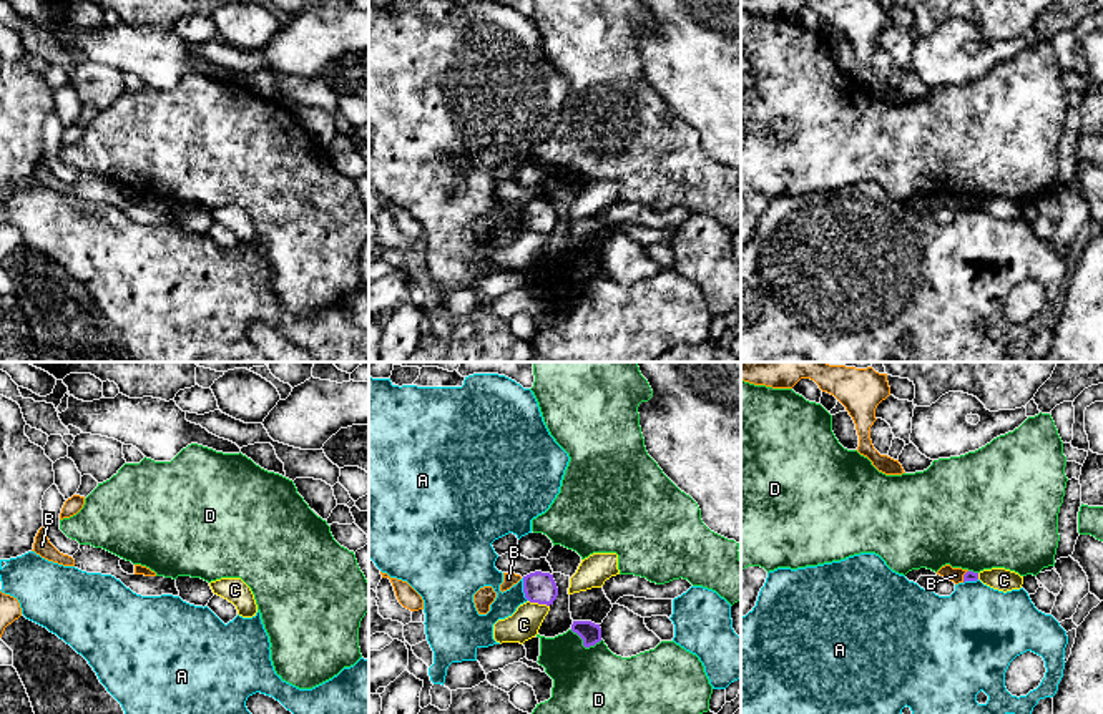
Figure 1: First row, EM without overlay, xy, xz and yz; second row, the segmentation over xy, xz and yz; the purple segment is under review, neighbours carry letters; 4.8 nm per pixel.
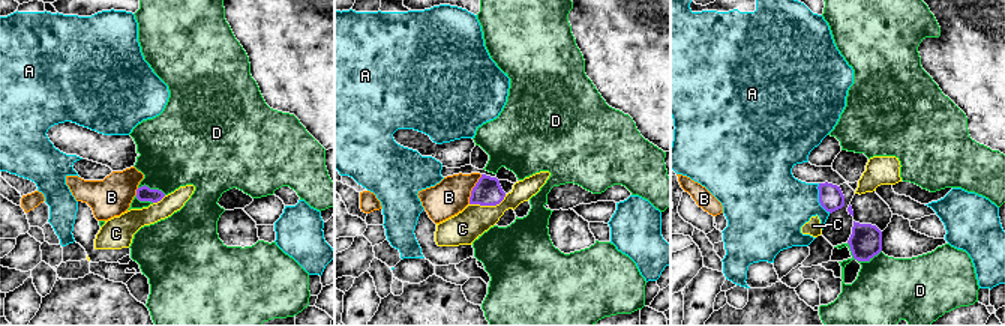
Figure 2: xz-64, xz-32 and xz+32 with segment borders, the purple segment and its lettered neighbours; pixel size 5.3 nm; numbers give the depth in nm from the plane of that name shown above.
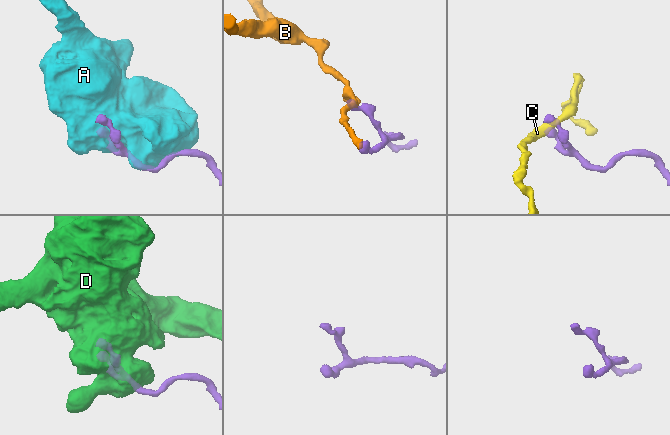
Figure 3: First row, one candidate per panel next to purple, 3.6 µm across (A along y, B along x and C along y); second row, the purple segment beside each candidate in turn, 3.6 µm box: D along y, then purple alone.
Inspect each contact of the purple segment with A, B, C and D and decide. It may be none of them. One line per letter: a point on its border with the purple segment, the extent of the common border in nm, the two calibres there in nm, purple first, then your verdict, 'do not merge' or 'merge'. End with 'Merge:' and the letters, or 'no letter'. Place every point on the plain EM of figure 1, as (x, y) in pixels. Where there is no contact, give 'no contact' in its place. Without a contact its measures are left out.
A: contact xz (524, 218); length 120 nm; calibres 150 and 180 nm; do not merge
B: contact yz (964, 205); length 70 nm; calibres 50 and 70 nm; do not merge
C: contact xz (539, 231); length 110 nm; calibres 150 and 150 nm; do not merge
D: contact xz (585, 274); length 170 nm; calibres 100 and 440 nm; do not merge
Merge: no letter

